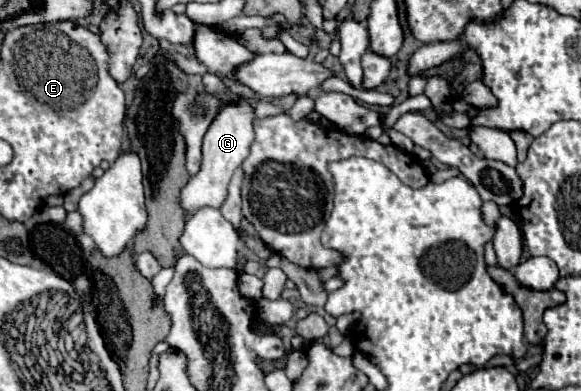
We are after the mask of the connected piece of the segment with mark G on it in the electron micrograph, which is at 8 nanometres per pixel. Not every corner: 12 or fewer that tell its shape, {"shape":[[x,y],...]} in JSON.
{"shape":[[249,98],[221,102],[185,212],[219,208],[255,138]]}

